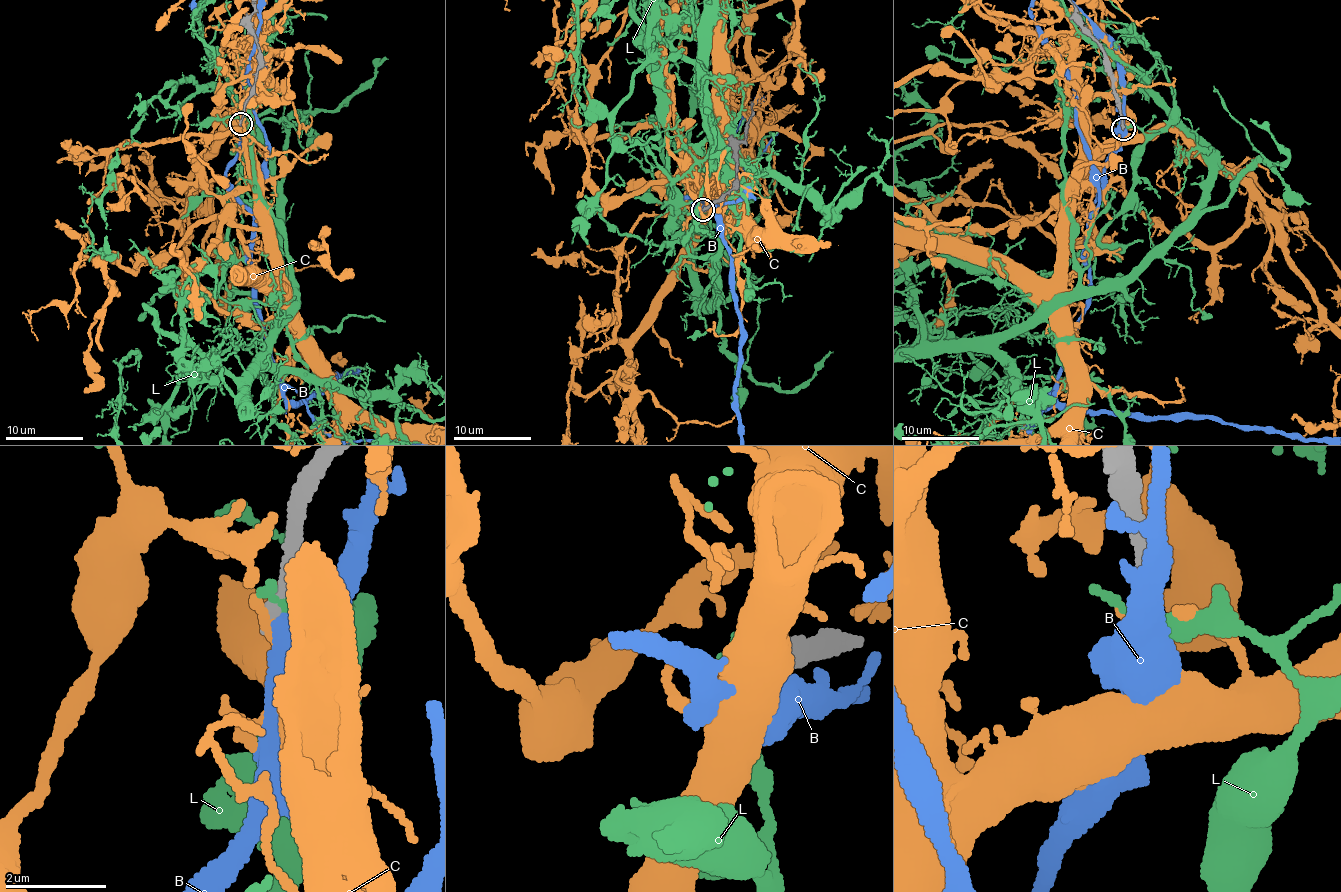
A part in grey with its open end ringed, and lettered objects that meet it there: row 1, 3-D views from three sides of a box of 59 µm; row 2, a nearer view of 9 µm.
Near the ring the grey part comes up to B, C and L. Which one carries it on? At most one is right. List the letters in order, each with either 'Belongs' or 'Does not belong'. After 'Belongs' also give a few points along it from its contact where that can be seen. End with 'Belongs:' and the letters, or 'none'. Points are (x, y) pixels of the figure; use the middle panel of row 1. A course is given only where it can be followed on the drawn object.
B: Does not belong
C: Does not belong
L: Does not belong
Belongs: none

